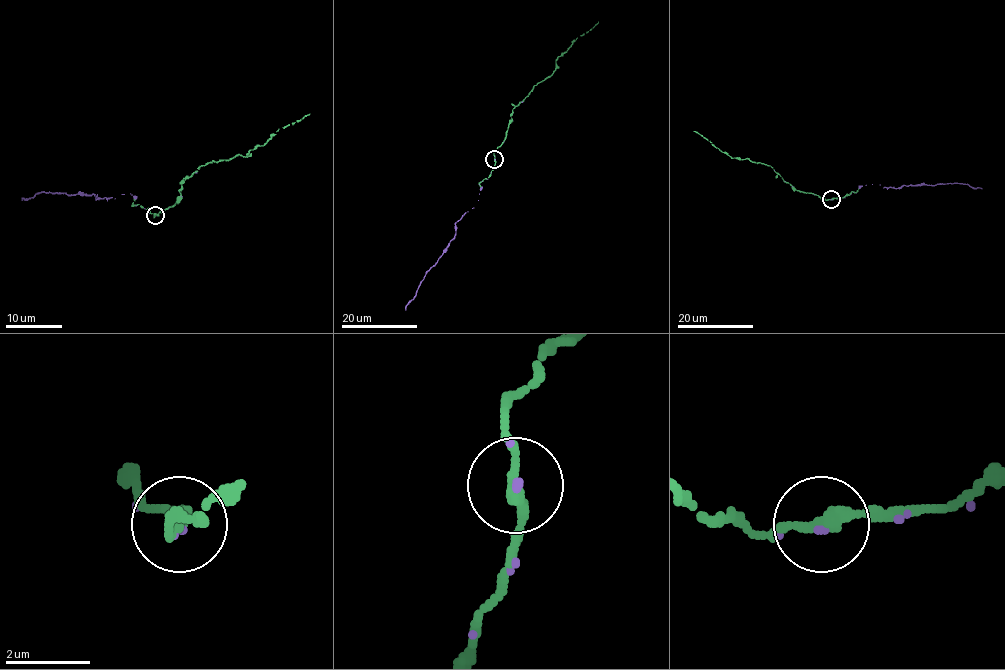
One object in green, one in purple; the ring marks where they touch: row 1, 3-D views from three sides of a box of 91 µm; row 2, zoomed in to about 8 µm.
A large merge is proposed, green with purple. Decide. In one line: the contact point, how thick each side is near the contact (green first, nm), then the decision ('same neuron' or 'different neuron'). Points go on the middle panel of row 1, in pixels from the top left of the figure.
at (494, 159); 280 nm thick on the green side, 110 nm on the other; same neuron

